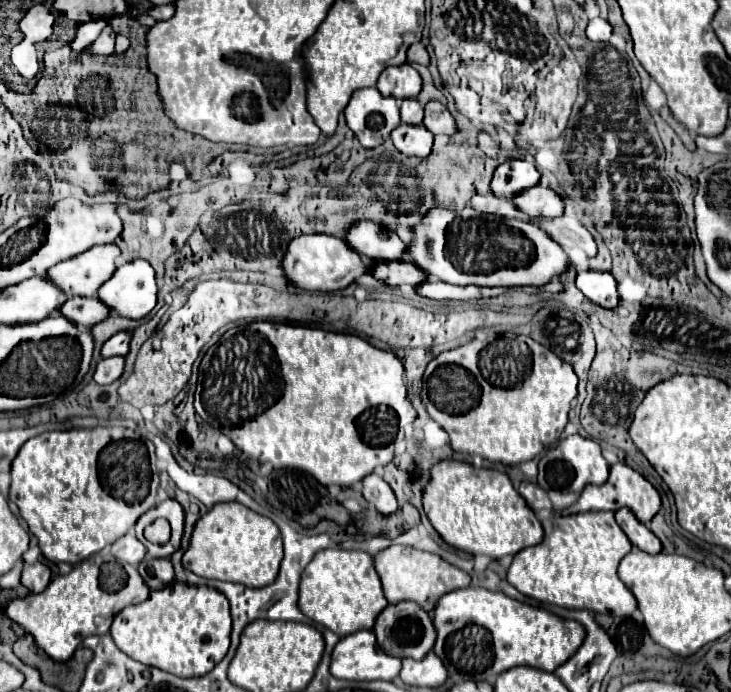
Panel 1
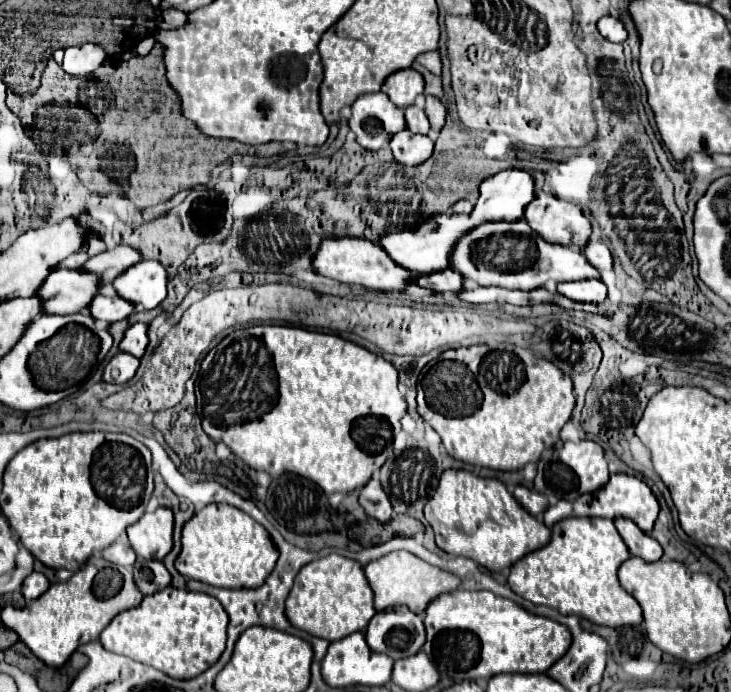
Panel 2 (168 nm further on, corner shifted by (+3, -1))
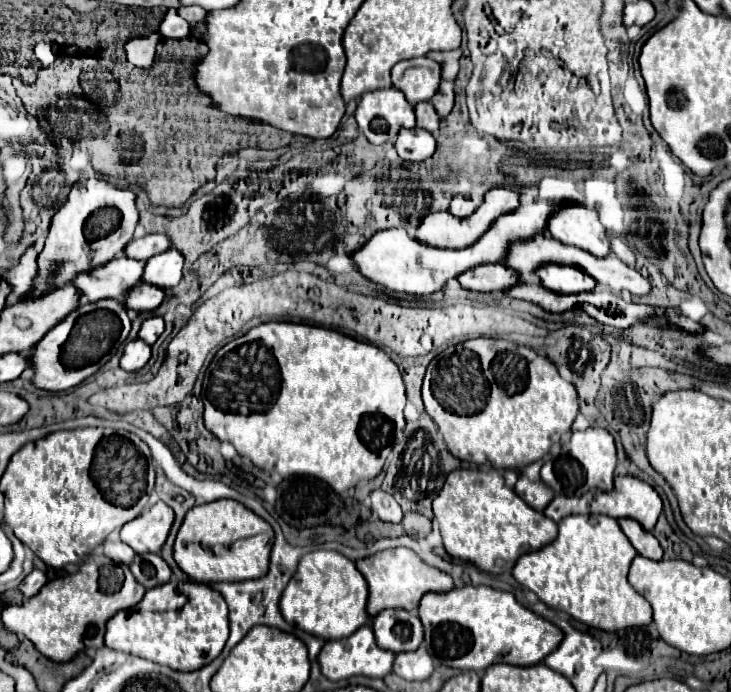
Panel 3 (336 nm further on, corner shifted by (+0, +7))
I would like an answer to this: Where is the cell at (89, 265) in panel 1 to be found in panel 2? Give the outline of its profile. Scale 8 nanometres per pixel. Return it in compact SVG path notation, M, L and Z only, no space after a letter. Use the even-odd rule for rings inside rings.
M116 246L112 250L106 250L106 252L94 256L92 260L88 260L84 270L86 272L96 272L98 276L102 276L104 284L110 286L114 278L118 278L122 272L126 272L130 266L134 266L140 260L142 260L142 256L136 248Z

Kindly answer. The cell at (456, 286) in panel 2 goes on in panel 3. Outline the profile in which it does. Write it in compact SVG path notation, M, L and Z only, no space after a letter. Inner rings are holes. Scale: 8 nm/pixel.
M483 264L469 268L469 272L463 272L457 276L459 284L467 290L475 292L493 292L493 290L505 290L515 286L521 278L517 272L511 272L509 268L503 268L503 264Z

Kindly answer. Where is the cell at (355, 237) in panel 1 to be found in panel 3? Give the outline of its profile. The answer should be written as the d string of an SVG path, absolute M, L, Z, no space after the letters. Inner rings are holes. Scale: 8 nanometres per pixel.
M491 188L485 194L483 204L467 218L457 218L457 216L453 216L449 212L433 212L433 214L429 214L421 222L421 226L417 228L415 240L421 242L421 244L427 244L427 246L433 246L433 248L451 248L451 250L467 248L469 244L475 244L475 240L479 240L479 236L483 232L487 232L487 228L499 216L503 216L507 212L513 212L515 208L519 208L519 194L517 192L511 192L511 190L505 190L505 188Z

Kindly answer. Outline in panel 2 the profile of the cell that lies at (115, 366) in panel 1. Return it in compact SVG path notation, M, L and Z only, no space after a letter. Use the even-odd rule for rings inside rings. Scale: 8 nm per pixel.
M118 352L110 360L110 364L106 366L102 380L110 382L110 384L124 384L124 382L134 378L138 366L140 366L140 360L136 356L126 354L126 352Z

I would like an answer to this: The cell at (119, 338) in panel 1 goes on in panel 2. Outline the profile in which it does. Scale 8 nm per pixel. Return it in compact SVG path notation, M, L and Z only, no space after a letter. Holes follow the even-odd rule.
M142 322L128 328L124 340L120 342L122 352L128 352L128 354L138 356L138 358L144 356L146 346L148 346L148 324L142 324Z

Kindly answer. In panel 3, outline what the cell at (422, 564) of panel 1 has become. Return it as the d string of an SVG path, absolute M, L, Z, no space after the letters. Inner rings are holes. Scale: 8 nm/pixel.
M405 546L393 548L393 550L383 550L369 558L357 560L355 564L369 584L369 602L367 602L369 616L375 616L375 612L381 612L383 608L417 610L423 594L449 592L453 588L453 578L447 572L425 564L411 548L405 548Z

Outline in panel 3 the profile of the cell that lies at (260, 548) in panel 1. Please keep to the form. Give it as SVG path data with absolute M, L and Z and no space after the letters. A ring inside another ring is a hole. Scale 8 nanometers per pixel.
M217 500L187 512L175 540L175 560L183 572L207 582L243 582L269 570L273 528L237 500Z

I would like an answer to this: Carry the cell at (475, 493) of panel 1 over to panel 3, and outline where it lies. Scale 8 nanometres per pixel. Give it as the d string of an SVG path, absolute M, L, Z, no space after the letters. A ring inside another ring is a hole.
M453 470L439 496L433 500L433 514L439 522L447 554L469 560L489 574L503 574L511 570L519 556L543 548L543 544L549 544L557 536L557 524L543 512L535 512L529 504L525 504L513 488L505 484L499 470Z

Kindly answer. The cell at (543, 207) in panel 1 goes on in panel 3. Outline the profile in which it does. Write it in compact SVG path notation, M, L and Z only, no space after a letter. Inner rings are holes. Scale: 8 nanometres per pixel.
M573 202L553 210L547 220L547 230L555 240L577 246L585 252L591 252L593 256L609 254L605 228L599 222L597 212L583 204Z

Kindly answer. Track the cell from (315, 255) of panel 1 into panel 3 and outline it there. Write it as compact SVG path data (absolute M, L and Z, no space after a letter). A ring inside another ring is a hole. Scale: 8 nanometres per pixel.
M537 200L529 206L519 206L515 212L499 216L475 244L461 248L461 250L431 248L431 246L415 242L415 238L409 236L403 228L391 228L391 230L377 232L359 250L351 252L351 258L357 270L375 284L381 284L395 292L431 294L439 290L447 278L455 278L461 272L473 266L479 266L479 264L499 262L503 258L503 252L507 252L507 240L513 240L513 236L519 236L519 240L523 240L523 236L545 232L547 216L551 214L551 208L559 208L559 204L563 204L563 200L549 200L549 202Z

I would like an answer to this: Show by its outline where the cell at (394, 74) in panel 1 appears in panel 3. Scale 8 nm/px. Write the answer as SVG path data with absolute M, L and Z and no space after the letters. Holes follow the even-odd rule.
M411 58L401 60L391 70L391 82L397 90L401 90L413 106L417 102L427 102L439 86L441 66L431 58Z

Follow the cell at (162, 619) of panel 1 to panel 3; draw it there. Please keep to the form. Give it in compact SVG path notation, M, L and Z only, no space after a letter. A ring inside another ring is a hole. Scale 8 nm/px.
M171 578L167 584L159 588L151 588L145 592L143 600L135 604L129 610L117 612L109 622L107 622L107 632L105 632L105 644L113 650L121 650L127 654L135 654L139 658L147 658L151 662L169 666L173 670L199 670L211 660L215 660L227 638L229 638L229 616L227 616L227 604L223 596L209 588L206 583L197 581L179 582L177 578Z

